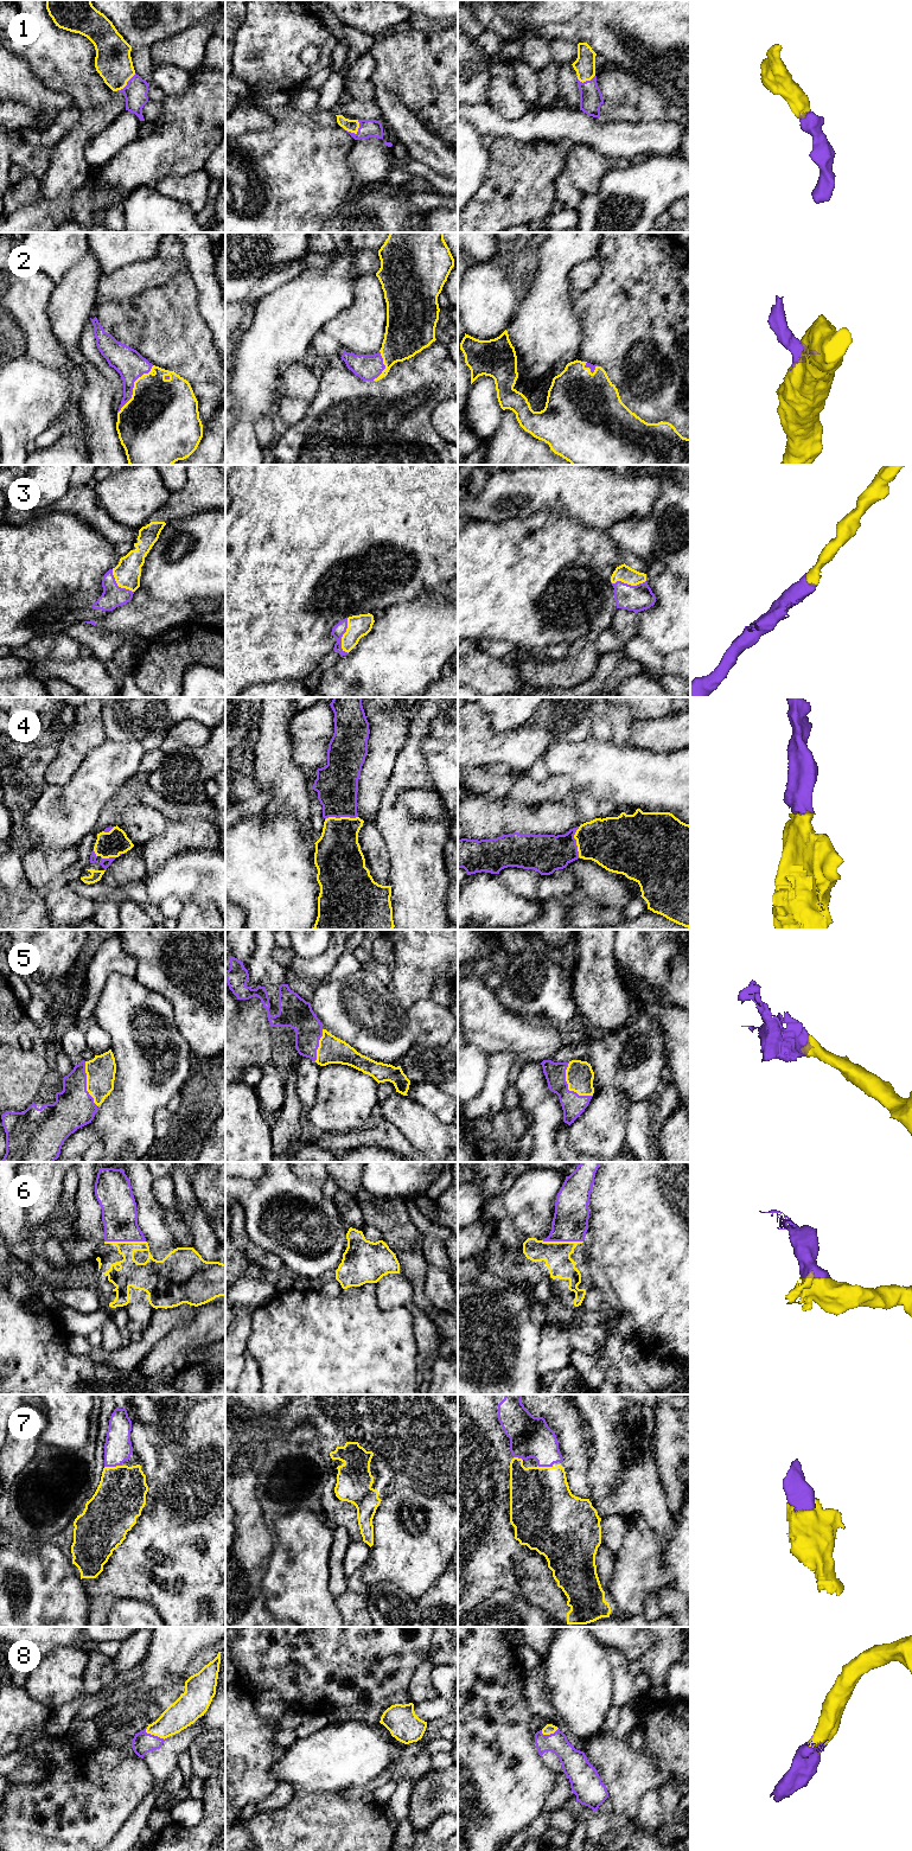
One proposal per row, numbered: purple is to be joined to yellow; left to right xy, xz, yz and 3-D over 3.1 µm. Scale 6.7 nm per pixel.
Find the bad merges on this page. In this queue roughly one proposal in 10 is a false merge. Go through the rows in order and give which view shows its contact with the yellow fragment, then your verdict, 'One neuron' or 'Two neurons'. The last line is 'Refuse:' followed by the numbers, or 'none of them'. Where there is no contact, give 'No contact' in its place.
1: Touches yellow in xz. One neuron
2: Touches yellow in xy. One neuron
3: Touches yellow in xz. One neuron
4: Touches yellow in xz. One neuron
5: Touches yellow in yz. One neuron
6: Touches yellow in yz. One neuron
7: Touches yellow in xy. One neuron
8: Touches yellow in xy. One neuron
Refuse: none of them

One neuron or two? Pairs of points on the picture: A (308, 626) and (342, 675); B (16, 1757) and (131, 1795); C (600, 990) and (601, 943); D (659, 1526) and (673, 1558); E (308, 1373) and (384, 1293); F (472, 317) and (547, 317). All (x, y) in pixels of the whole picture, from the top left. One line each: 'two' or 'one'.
A: two
B: two
C: one
D: two
E: two
F: two

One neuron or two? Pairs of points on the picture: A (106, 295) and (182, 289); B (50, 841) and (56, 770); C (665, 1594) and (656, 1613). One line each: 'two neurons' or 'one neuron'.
A: two neurons
B: two neurons
C: two neurons

